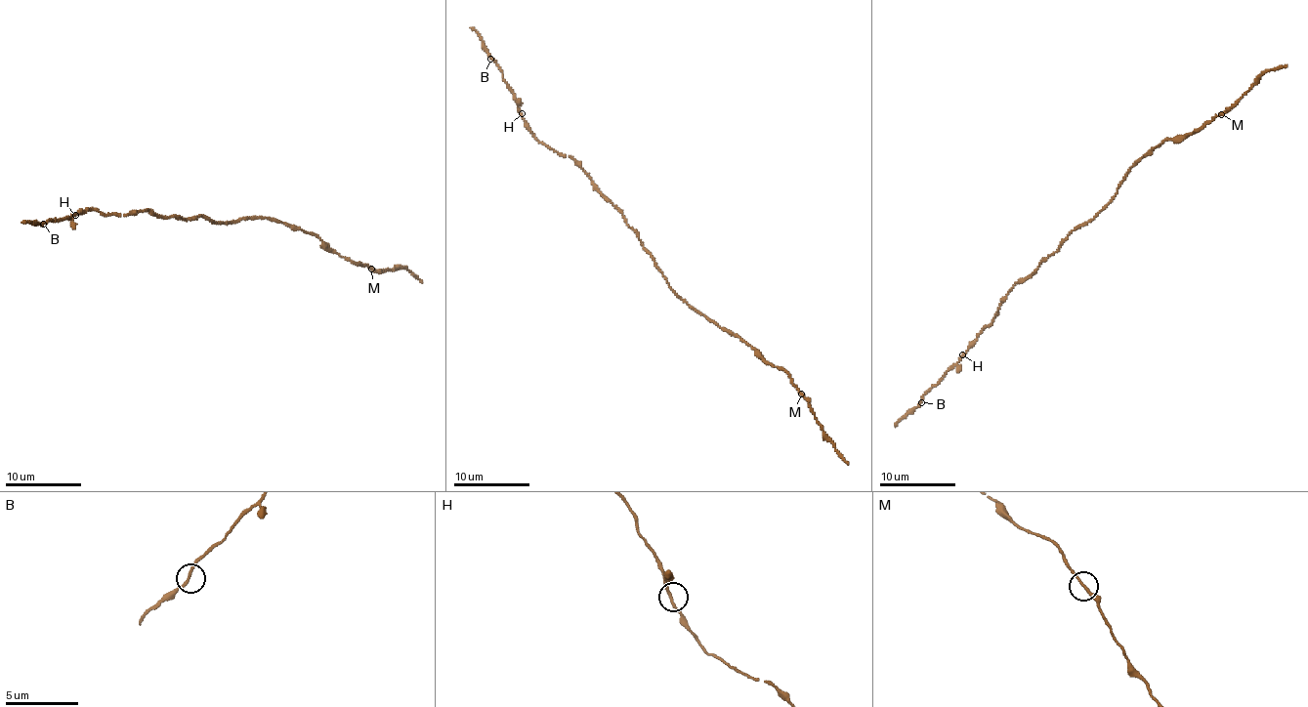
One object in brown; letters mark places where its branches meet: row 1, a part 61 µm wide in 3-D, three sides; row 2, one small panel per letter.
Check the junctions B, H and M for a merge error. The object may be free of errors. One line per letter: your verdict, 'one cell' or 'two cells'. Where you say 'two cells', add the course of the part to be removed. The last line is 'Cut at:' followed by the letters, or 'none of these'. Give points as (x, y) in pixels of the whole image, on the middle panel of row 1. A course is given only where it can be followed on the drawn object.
B: one cell
H: one cell
M: two cells; foreign part runs (800, 393), (848, 463)
Cut at: M

